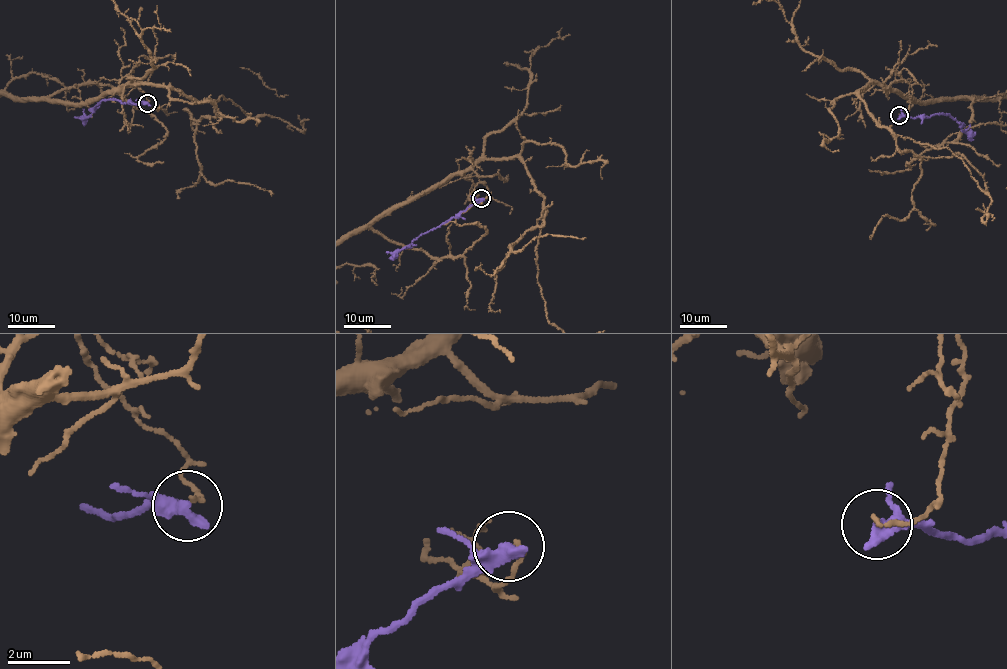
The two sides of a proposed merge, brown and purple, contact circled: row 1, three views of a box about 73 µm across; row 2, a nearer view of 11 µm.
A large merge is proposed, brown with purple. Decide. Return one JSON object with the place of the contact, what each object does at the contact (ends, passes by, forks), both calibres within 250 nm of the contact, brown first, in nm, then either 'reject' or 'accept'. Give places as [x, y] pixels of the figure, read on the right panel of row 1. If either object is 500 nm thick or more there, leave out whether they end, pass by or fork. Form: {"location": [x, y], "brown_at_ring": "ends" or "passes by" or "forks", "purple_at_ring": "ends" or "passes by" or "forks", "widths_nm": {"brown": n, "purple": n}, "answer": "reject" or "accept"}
{"location": [899, 115], "brown_at_ring": "ends", "purple_at_ring": "ends", "widths_nm": {"brown": 120, "purple": 480}, "answer": "reject"}

